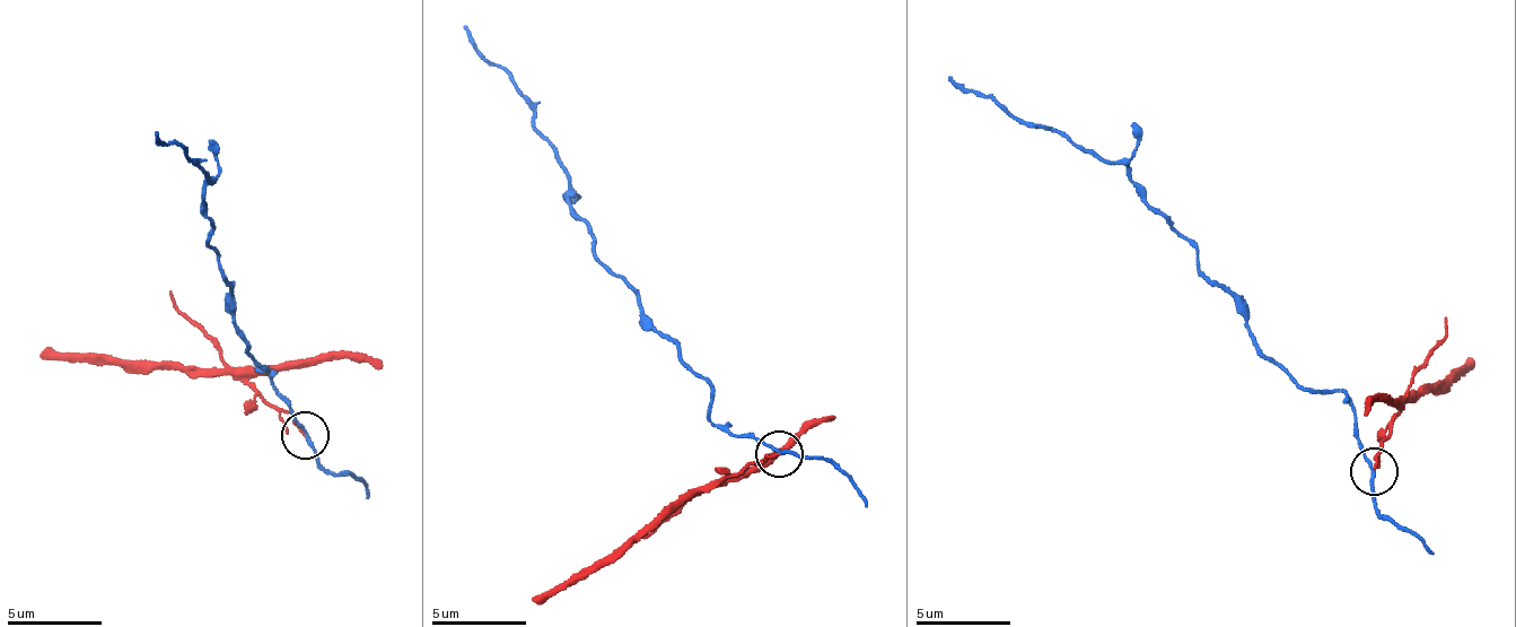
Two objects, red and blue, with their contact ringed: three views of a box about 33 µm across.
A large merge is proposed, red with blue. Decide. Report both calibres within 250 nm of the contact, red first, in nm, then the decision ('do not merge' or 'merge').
calibres 140 and 150 nm; do not merge

